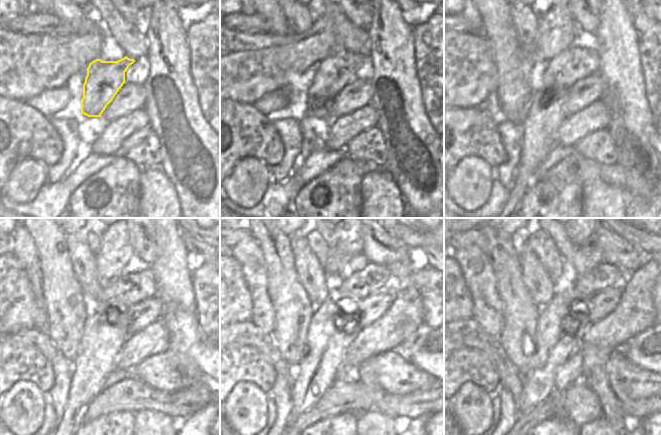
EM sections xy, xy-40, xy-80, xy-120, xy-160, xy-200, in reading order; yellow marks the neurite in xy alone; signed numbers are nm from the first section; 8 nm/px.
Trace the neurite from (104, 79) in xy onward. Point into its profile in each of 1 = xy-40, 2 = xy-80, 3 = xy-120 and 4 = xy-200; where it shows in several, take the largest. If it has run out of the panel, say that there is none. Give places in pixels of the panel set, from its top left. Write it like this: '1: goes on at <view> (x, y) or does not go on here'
1: goes on at xy-40 (335, 72)
2: goes on at xy-80 (580, 61)
3: goes on at xy-120 (135, 284)
4: goes on at xy-200 (605, 276)

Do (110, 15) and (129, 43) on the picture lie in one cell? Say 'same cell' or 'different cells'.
same cell

